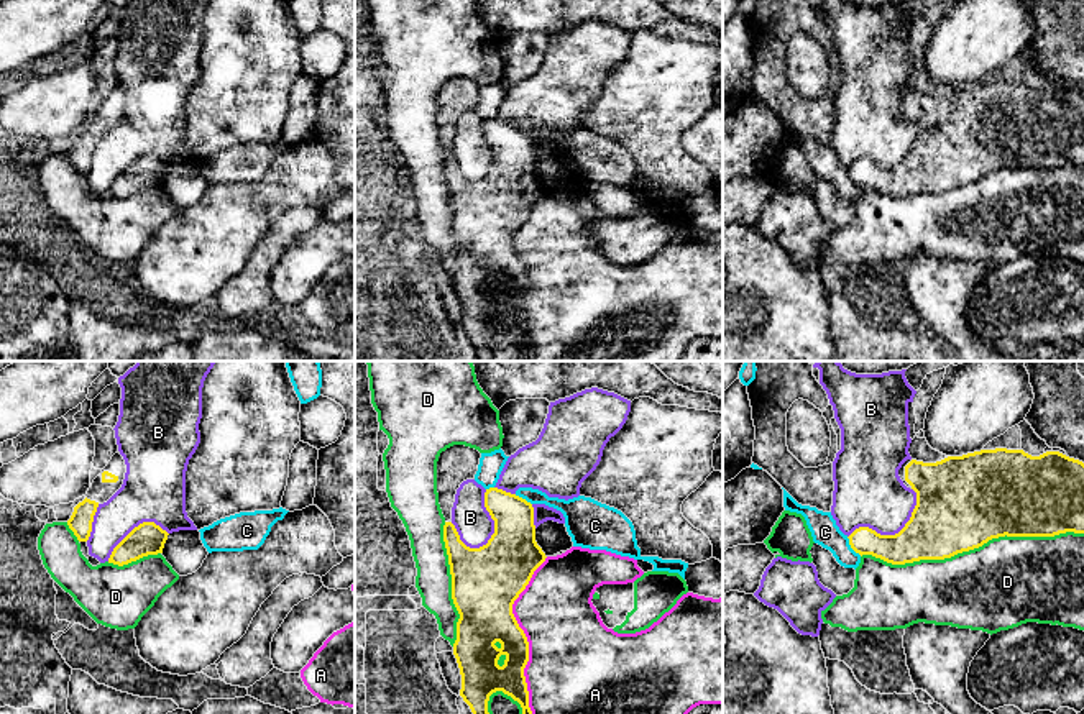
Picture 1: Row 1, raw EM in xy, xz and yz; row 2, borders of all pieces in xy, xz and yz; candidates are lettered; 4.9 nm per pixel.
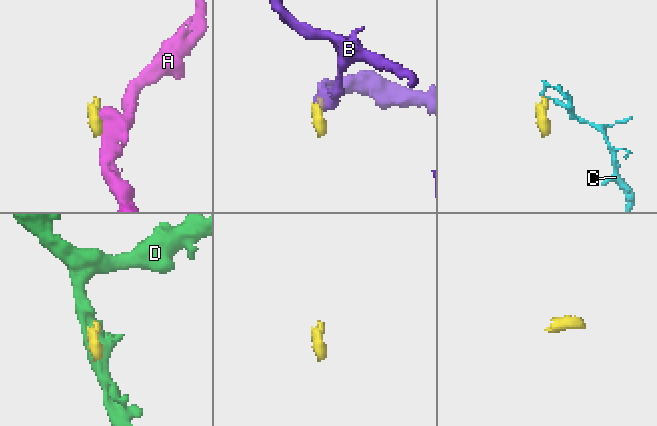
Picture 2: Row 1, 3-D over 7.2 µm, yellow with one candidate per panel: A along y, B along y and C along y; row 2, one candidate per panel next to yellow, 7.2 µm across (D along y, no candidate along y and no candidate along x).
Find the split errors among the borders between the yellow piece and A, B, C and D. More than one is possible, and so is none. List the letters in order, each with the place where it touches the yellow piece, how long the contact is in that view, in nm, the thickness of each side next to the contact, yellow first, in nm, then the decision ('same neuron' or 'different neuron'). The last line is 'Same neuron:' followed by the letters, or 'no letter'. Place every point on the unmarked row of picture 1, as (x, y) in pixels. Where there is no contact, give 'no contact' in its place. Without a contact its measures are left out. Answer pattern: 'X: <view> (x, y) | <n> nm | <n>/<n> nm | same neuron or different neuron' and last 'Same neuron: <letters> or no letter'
A: xz (528, 274) | 850 nm | 260/460 nm | different neuron
B: xz (495, 156) | 300 nm | 300/180 nm | different neuron
C: yz (851, 179) | 120 nm | 150/140 nm | different neuron
D: yz (971, 181) | 1100 nm | 440/440 nm | different neuron
Same neuron: no letter

